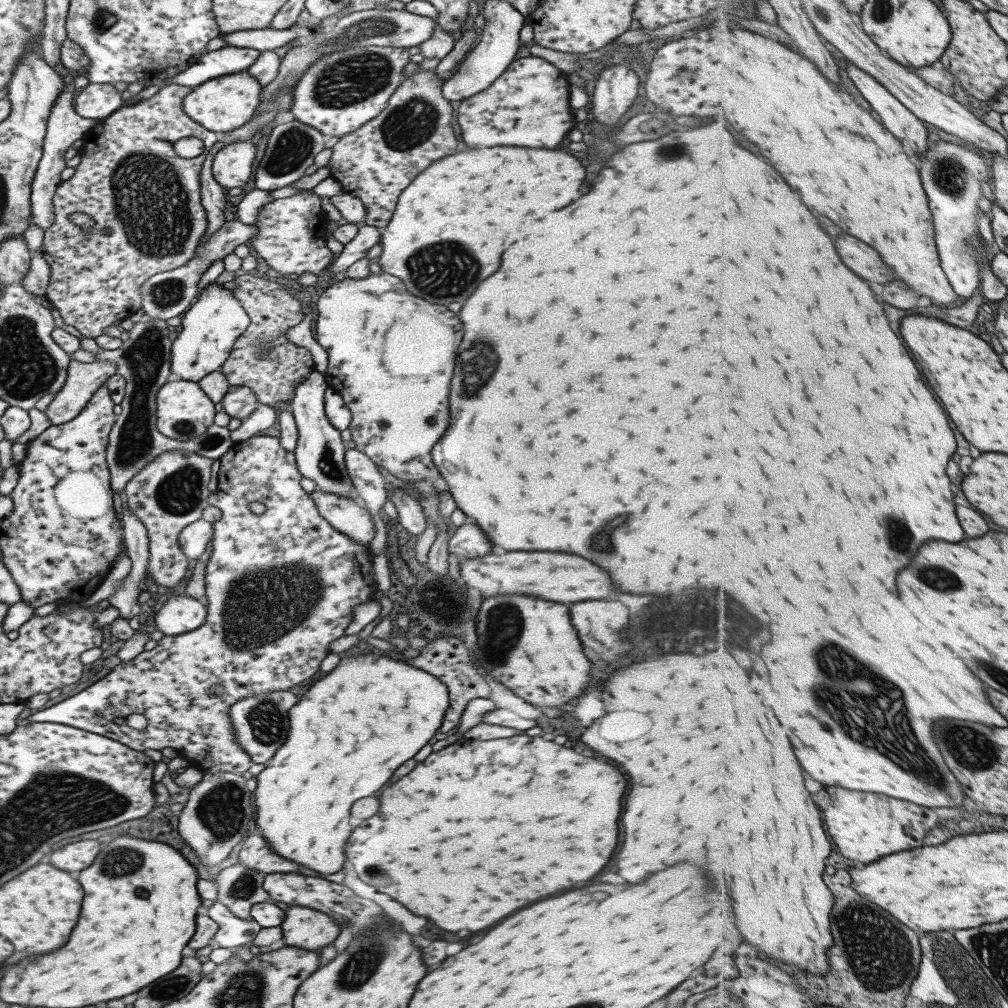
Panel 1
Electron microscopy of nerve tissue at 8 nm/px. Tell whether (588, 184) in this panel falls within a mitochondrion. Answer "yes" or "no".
no

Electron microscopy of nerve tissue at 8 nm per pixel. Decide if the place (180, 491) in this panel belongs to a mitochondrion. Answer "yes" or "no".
yes

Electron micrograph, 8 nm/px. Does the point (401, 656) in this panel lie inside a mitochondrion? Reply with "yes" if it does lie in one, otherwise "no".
no

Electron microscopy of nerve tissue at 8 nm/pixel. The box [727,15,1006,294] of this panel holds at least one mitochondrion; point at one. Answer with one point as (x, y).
(949, 174)

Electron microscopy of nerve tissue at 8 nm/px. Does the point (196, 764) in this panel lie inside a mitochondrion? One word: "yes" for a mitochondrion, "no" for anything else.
no

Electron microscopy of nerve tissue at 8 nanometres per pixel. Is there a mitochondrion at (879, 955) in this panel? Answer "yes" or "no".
yes

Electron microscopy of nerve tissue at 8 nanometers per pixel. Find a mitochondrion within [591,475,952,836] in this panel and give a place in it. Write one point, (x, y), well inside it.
(891, 736)

